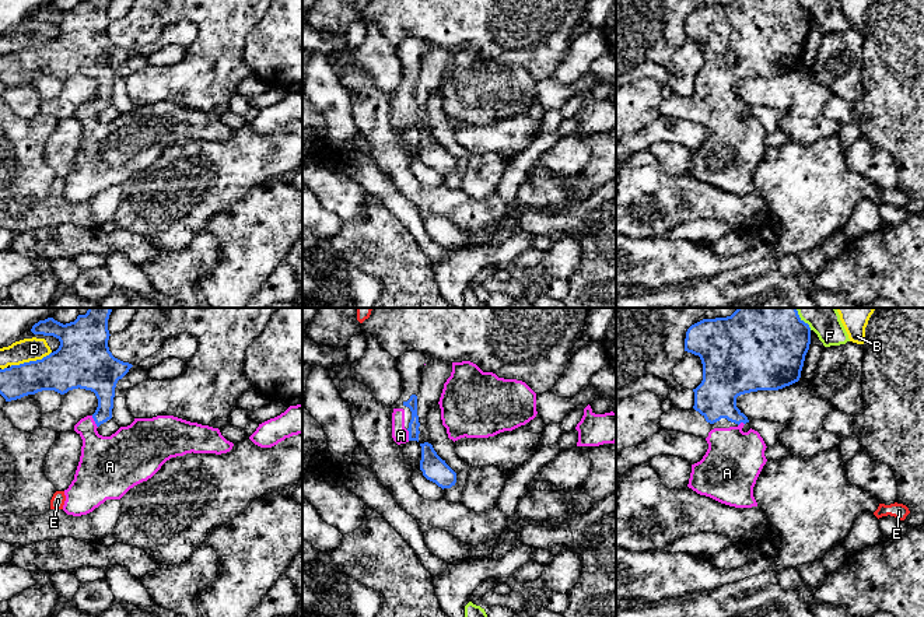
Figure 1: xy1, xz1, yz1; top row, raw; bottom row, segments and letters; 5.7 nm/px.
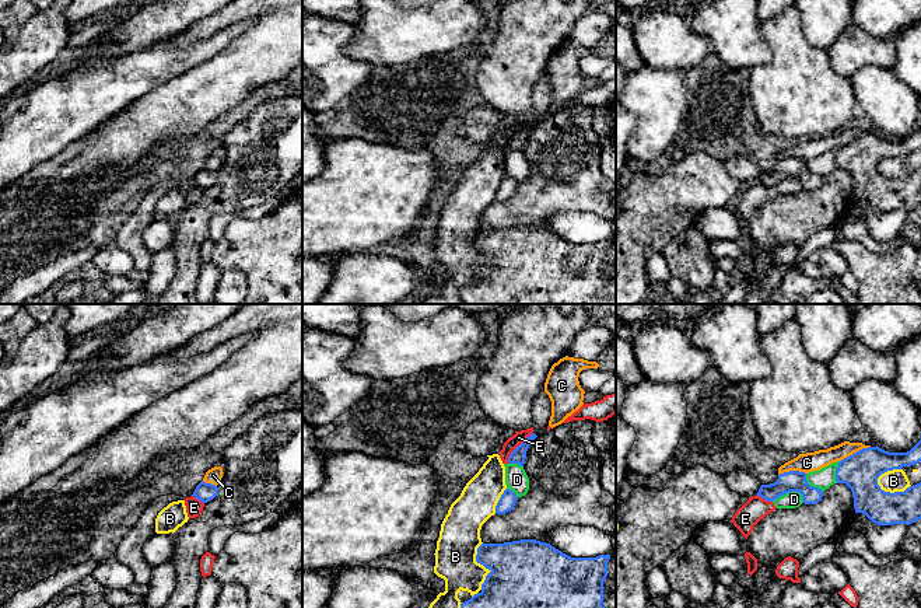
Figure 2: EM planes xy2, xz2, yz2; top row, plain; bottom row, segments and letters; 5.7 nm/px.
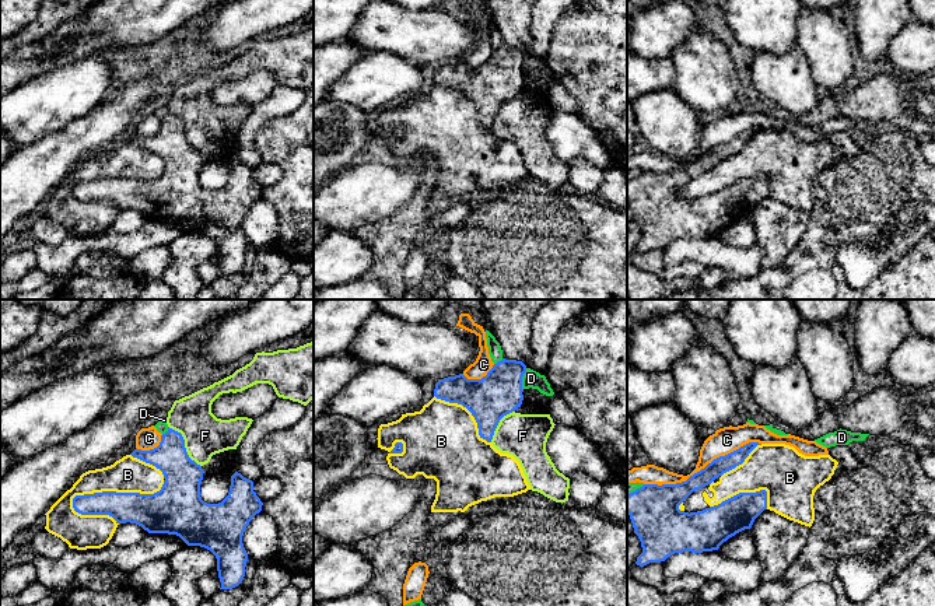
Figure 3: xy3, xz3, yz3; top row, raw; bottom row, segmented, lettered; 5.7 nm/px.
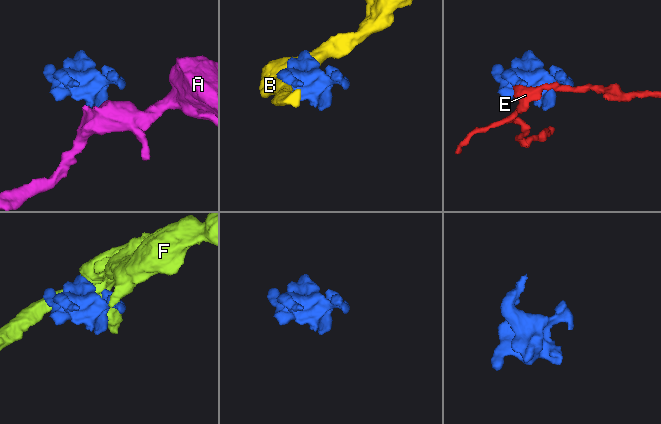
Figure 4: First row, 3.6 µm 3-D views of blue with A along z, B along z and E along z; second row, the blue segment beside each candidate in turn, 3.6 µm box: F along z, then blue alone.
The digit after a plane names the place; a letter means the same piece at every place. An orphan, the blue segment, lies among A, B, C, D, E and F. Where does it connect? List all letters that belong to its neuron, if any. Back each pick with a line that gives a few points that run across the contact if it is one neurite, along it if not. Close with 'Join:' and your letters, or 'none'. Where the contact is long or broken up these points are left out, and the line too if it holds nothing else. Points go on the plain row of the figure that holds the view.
Join: A

